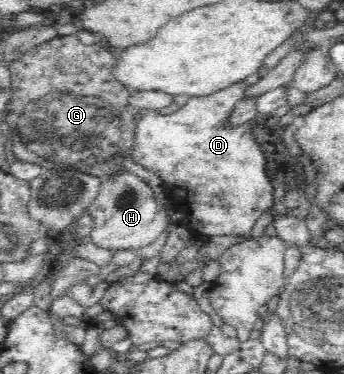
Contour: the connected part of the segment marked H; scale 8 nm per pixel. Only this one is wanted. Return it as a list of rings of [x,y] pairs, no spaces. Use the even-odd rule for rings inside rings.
[[[119,170],[115,174],[104,175],[97,198],[89,204],[85,212],[94,220],[89,234],[92,242],[105,249],[140,250],[159,238],[159,234],[170,224],[167,206],[158,206],[154,192],[145,181],[129,171]]]

